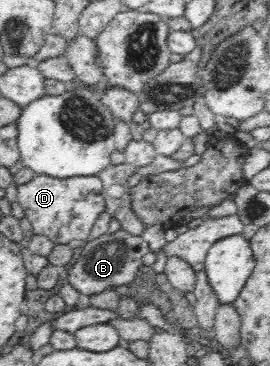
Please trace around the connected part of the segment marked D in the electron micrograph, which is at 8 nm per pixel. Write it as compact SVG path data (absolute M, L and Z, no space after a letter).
M36 175L30 182L16 187L17 202L34 227L34 233L44 236L54 245L71 245L74 240L88 242L96 220L106 211L103 184L98 175L63 179Z

